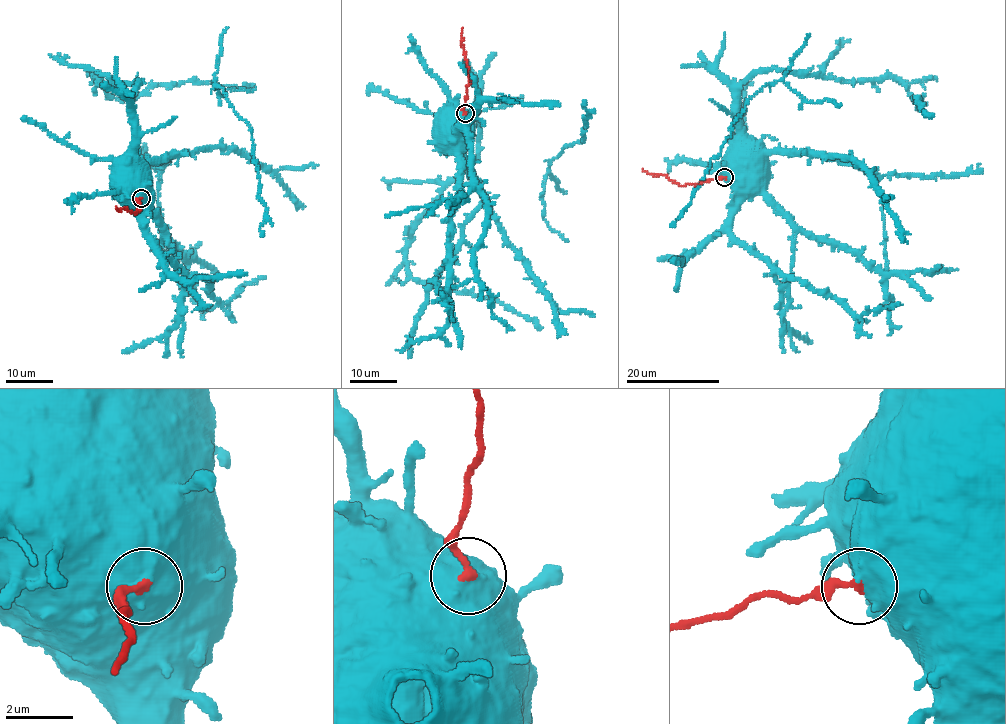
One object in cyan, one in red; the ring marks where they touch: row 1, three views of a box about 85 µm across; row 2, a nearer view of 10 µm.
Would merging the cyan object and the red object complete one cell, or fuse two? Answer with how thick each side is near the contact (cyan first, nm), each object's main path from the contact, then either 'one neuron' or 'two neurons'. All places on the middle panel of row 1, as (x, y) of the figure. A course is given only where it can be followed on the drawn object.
750 nm thick on the cyan side, 240 nm on the other; cyan runs (465, 113), (449, 114), (444, 119); red runs (465, 113), (469, 71), (463, 28); two neurons

